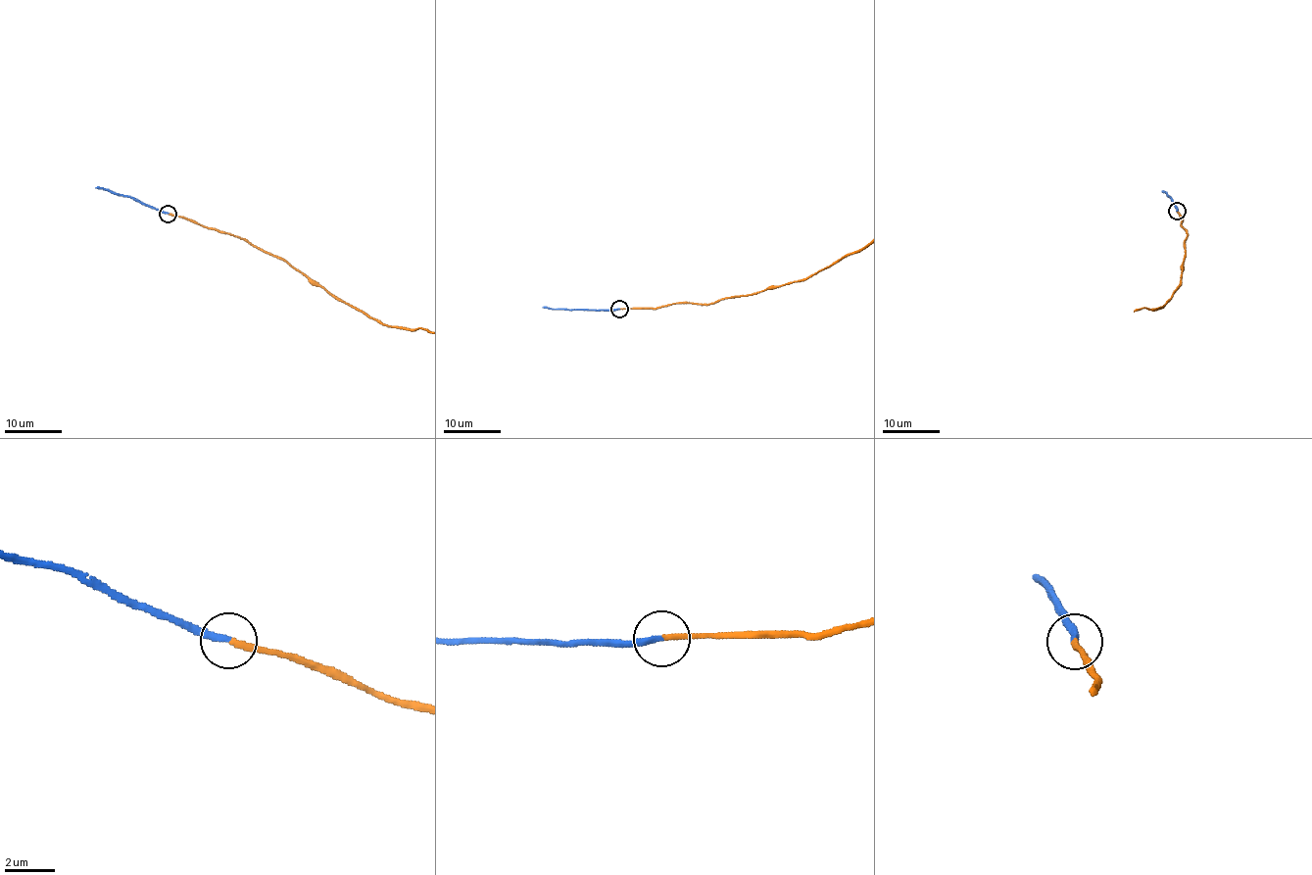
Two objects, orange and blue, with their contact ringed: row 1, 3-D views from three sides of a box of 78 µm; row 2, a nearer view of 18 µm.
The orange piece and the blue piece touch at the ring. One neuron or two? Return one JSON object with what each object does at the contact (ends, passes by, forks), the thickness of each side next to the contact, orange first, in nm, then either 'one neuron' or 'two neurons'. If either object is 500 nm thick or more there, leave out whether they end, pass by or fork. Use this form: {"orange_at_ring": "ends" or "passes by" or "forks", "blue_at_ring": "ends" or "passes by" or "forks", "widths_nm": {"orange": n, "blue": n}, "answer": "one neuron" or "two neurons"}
{"orange_at_ring": "ends", "blue_at_ring": "ends", "widths_nm": {"orange": 240, "blue": 240}, "answer": "one neuron"}

